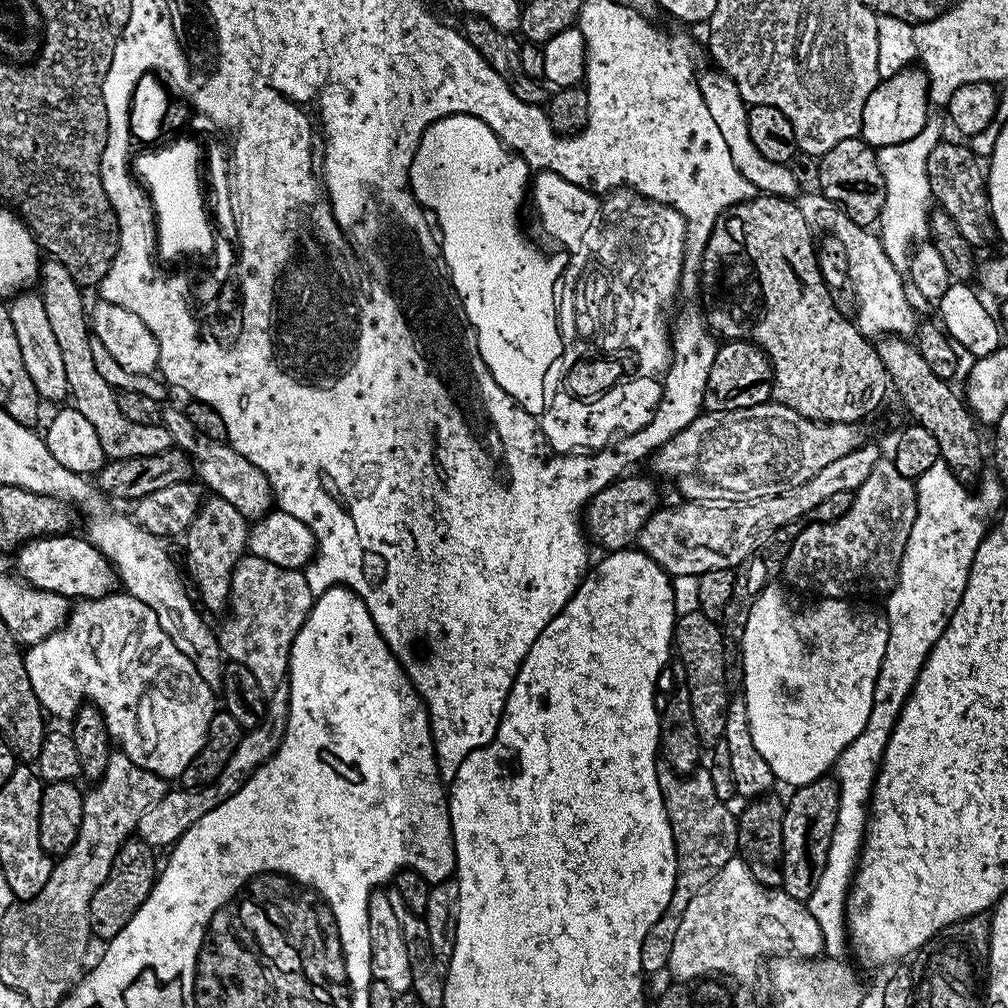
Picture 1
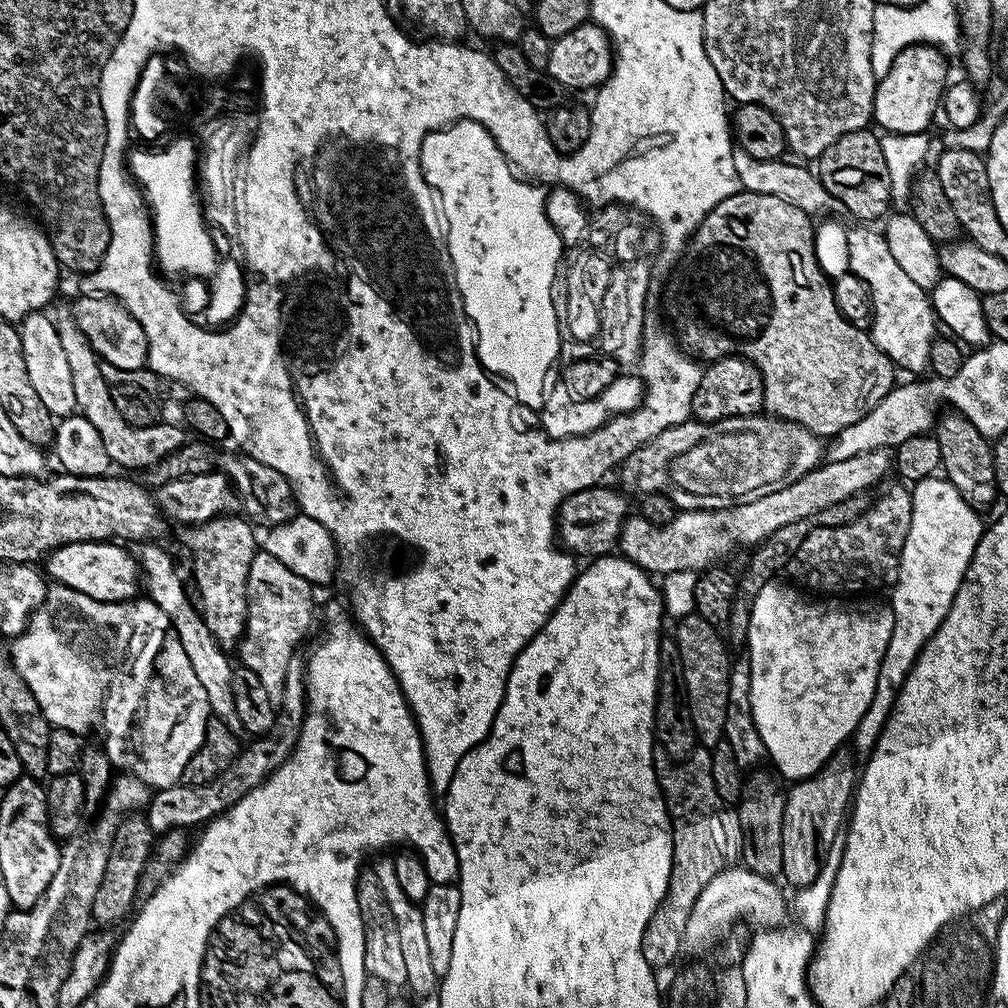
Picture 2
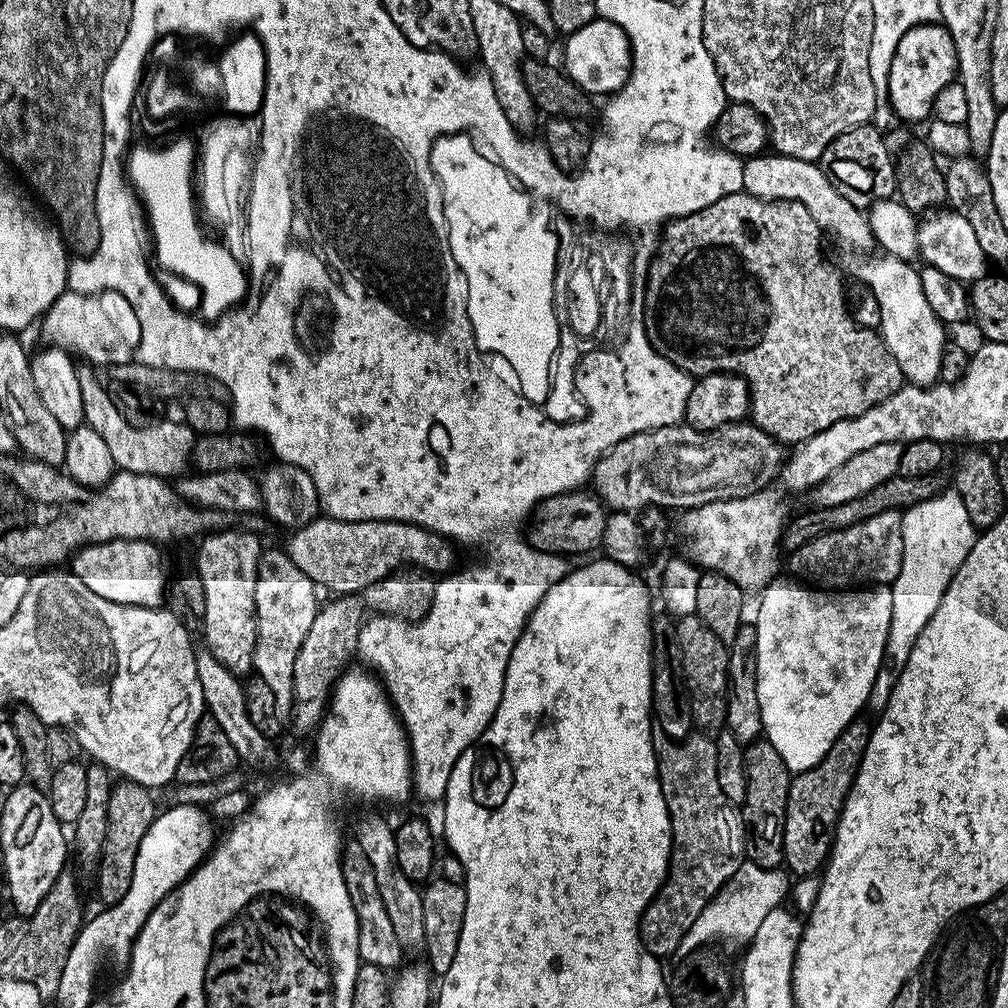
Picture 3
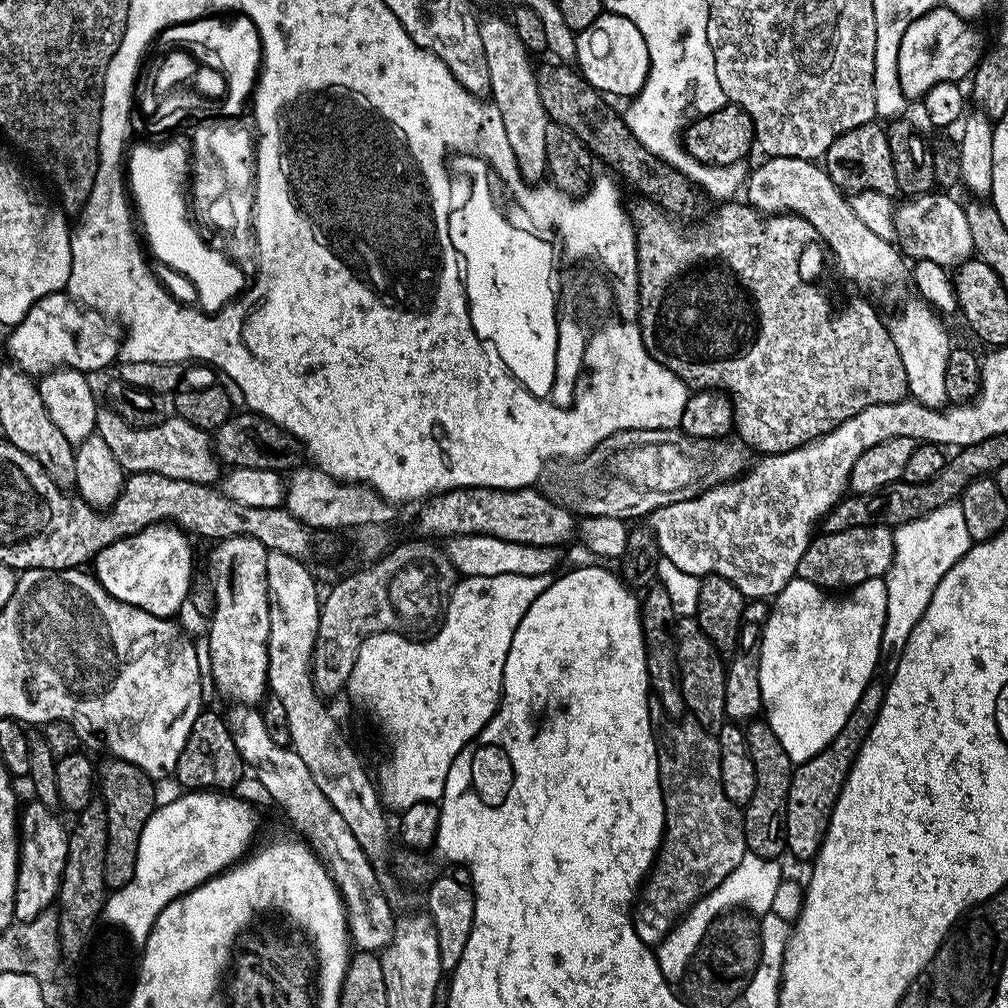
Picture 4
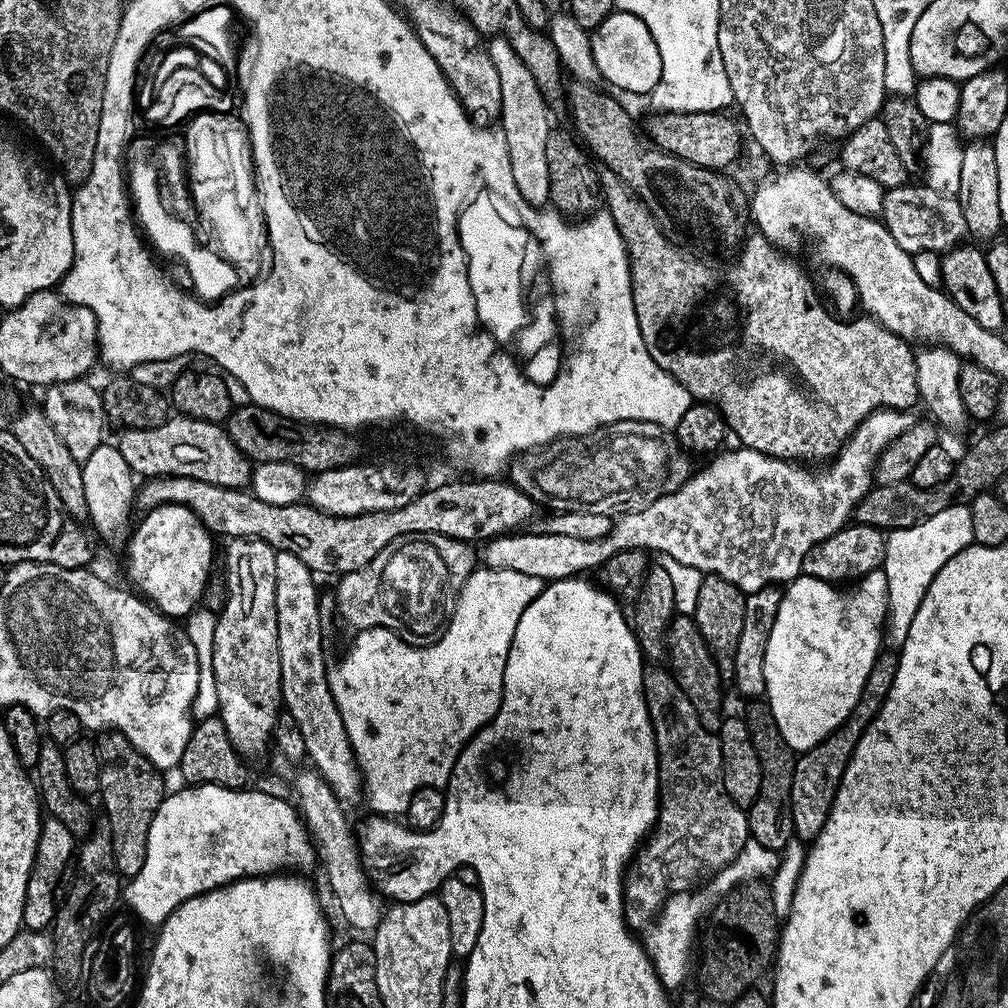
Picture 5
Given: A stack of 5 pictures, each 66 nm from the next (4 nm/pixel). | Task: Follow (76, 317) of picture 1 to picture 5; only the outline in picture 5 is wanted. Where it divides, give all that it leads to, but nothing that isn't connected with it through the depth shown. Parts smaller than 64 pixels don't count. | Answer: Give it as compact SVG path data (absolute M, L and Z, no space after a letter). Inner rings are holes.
M173 415L157 428L133 428L119 433L118 447L122 458L140 478L181 476L198 478L214 486L243 489L251 481L253 461L234 446L227 431L220 424L192 420L188 416Z

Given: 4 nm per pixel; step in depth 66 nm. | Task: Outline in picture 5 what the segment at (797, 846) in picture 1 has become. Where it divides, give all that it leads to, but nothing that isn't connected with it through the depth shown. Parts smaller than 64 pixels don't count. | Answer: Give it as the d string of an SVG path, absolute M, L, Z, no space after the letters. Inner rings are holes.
M888 650L881 651L876 657L874 666L870 666L870 674L866 674L866 686L862 686L862 694L858 694L858 702L854 702L854 710L850 710L848 717L825 740L818 742L818 746L797 755L794 766L794 783L790 785L792 830L797 839L811 842L816 839L822 826L826 826L826 818L838 794L842 774L846 774L850 766L850 758L862 734L882 710L886 702L886 694L890 694L890 686L894 686L894 674L898 674L899 661L899 655Z

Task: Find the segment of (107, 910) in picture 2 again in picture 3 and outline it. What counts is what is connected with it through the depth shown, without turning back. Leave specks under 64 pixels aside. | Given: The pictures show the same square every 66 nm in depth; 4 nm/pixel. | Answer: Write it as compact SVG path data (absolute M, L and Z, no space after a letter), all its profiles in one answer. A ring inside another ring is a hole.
M121 779L113 783L110 794L110 810L106 822L106 838L102 842L100 863L94 873L96 892L100 895L100 904L115 906L126 898L126 890L130 890L134 878L134 861L138 858L142 838L148 836L148 831L158 815L156 800L149 789L143 788L133 780Z

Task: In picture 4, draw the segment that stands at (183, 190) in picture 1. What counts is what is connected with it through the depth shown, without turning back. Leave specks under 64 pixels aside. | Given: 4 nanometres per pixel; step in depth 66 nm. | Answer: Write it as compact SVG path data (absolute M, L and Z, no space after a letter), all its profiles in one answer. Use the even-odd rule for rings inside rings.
M142 146L126 164L130 194L139 221L140 218L142 220L140 224L149 251L152 250L168 267L181 272L188 279L189 285L199 288L202 306L206 310L220 310L244 290L246 279L240 268L221 249L214 247L204 238L193 235L192 229L185 224L178 189L183 169L182 148L150 150Z

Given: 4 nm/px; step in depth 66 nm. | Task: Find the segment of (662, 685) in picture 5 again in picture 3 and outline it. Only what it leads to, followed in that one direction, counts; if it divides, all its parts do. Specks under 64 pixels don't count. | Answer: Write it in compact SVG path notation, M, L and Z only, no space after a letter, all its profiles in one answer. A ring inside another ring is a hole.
M693 734L675 742L664 742L664 745L659 745L658 748L658 771L660 774L660 794L662 802L668 811L668 827L670 829L670 859L668 861L668 874L663 877L660 885L660 891L653 895L650 902L645 903L644 912L638 917L638 939L642 942L645 953L653 958L659 956L675 957L679 943L682 942L693 926L694 920L703 912L703 908L708 904L718 892L721 891L732 880L733 876L739 870L741 864L746 860L744 855L744 821L741 820L737 805L732 804L726 798L726 794L722 794L722 786L718 786L718 754L716 753L716 741L703 734Z

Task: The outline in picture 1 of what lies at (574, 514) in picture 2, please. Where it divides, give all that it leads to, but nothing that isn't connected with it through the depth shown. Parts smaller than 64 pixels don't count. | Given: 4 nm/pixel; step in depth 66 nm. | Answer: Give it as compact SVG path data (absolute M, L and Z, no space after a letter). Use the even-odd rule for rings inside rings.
M625 474L594 494L582 513L582 524L591 543L601 544L608 552L619 552L621 548L635 545L648 519L658 511L655 486L644 476L632 475Z

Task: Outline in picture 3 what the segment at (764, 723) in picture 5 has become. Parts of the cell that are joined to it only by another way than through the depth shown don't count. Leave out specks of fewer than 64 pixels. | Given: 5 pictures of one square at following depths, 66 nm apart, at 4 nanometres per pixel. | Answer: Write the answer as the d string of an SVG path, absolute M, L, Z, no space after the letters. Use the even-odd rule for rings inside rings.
M767 738L753 740L744 748L744 769L746 770L746 798L739 809L744 821L744 855L749 861L762 868L780 868L784 863L784 819L786 798L790 794L793 773L788 771L782 754L774 750Z

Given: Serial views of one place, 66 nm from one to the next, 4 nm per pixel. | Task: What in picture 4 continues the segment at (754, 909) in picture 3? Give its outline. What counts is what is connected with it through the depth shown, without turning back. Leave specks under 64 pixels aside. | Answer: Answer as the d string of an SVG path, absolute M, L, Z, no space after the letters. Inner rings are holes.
M745 852L738 866L723 879L718 887L715 887L710 894L704 895L688 913L685 913L672 928L671 934L657 945L656 963L659 966L661 979L669 984L683 981L688 972L689 962L692 961L702 938L705 937L706 930L717 917L744 908L746 904L750 904L748 910L751 915L761 916L772 911L774 895L784 879L784 873L779 864L777 859L768 860L753 852Z

